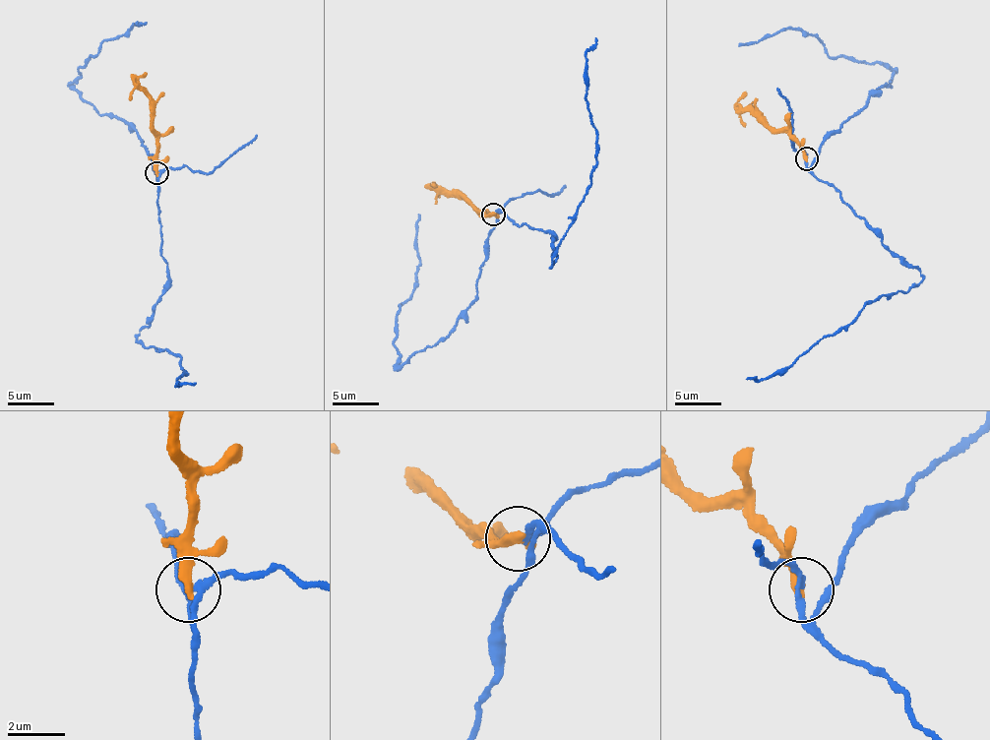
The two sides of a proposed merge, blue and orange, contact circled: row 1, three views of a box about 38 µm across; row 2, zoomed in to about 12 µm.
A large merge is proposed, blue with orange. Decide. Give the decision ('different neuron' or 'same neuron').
different neuron

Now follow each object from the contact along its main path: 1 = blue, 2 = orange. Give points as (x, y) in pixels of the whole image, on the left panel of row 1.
1: (157, 172), (159, 233), (168, 281), (137, 340), (166, 347), (187, 372), (178, 382), (195, 382)
2: (157, 172), (158, 147), (154, 114), (138, 81), (146, 73)

